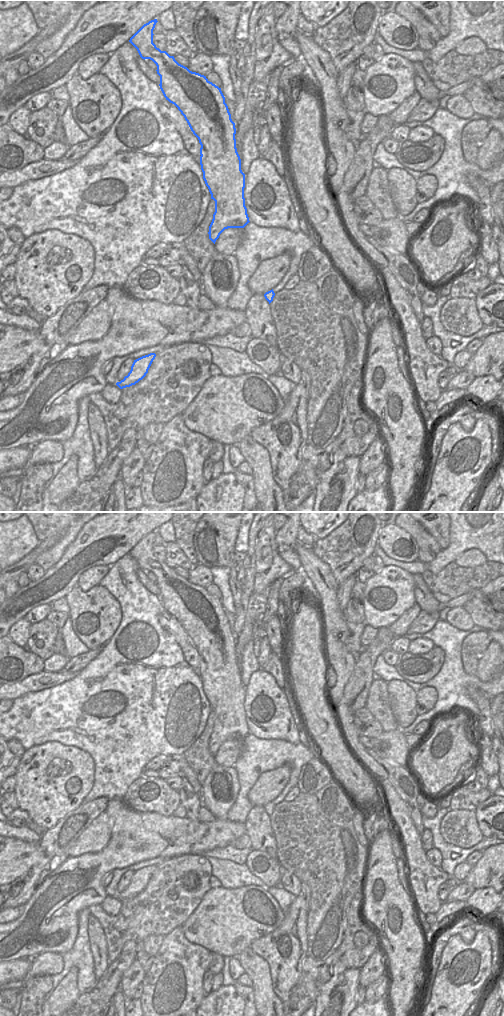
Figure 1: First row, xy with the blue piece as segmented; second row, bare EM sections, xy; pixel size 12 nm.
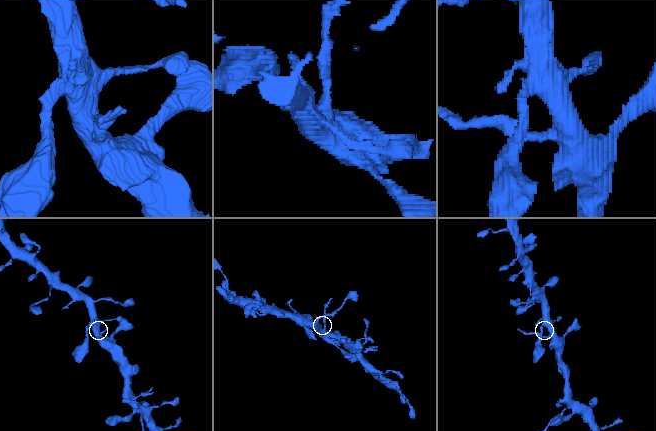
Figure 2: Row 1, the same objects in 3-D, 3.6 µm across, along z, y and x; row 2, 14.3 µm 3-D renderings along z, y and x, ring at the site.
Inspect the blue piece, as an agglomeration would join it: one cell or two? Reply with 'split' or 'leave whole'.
split

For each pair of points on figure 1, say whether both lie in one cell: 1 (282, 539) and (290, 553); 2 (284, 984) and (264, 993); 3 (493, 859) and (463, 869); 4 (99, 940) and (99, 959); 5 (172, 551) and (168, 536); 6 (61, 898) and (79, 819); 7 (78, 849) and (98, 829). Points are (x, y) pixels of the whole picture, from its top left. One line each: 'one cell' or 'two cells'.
1: two cells
2: two cells
3: two cells
4: one cell
5: two cells
6: two cells
7: one cell

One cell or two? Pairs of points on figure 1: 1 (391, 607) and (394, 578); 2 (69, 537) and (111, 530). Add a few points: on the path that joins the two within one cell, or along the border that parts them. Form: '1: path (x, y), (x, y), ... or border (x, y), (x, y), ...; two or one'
1: path (391, 600), (392, 585); one
2: border (85, 523), (62, 556); two

